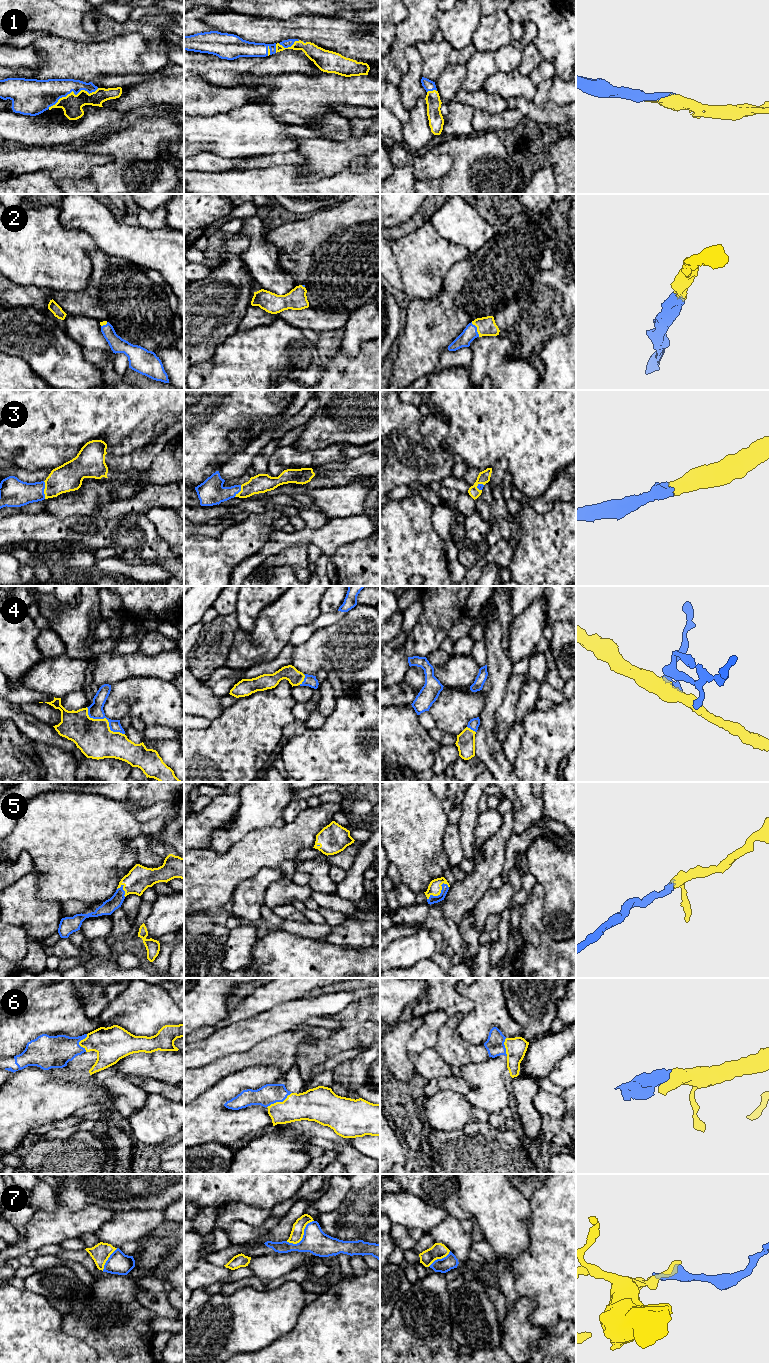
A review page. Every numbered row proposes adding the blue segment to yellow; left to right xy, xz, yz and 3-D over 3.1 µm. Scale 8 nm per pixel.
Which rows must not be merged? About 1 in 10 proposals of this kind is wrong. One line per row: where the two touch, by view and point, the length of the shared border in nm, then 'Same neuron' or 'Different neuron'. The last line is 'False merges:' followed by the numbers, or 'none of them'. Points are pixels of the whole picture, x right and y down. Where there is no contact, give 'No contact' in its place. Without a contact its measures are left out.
1: Touches yellow at xy (73, 92). Shared border 440 nm. Same neuron
2: Touches yellow at yz (477, 329). Shared border 140 nm. Same neuron
3: Touches yellow at xy (44, 490). Shared border 140 nm. Same neuron
4: Touches yellow at xy (105, 718). Shared border 380 nm. Same neuron
5: Touches yellow at yz (440, 892). Shared border 200 nm. Same neuron
6: Touches yellow at xz (279, 1102). Shared border 240 nm. Same neuron
7: Touches yellow at xz (302, 1236). Shared border 280 nm. Different neuron
False merges: 7

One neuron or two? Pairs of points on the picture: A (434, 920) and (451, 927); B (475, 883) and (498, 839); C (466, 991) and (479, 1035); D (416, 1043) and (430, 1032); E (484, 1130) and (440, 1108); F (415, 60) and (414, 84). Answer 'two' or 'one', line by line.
A: one
B: one
C: one
D: one
E: two
F: one

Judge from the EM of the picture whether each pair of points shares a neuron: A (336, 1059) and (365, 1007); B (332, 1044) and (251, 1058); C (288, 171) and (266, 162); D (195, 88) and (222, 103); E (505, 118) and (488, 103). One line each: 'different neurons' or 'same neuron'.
A: different neurons
B: different neurons
C: different neurons
D: same neuron
E: different neurons

